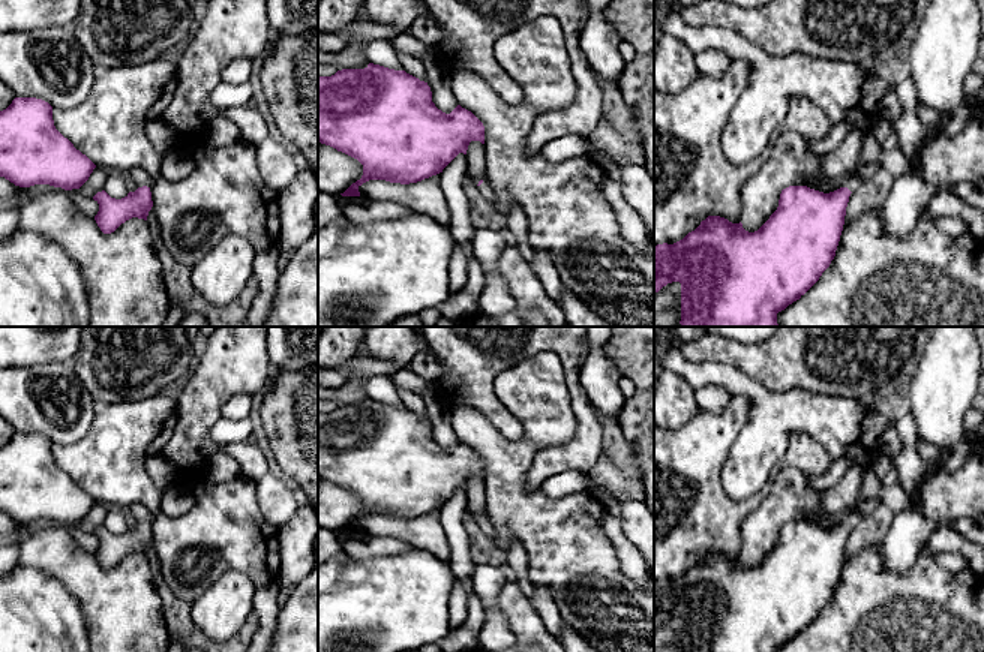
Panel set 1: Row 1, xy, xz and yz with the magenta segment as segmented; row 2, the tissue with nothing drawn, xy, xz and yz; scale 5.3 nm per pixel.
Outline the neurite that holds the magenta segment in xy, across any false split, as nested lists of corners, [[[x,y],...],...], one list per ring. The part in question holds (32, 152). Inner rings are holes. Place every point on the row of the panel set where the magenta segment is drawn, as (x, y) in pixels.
[[[15,97],[0,111],[0,177],[20,187],[80,189],[96,165],[54,126],[52,106]]]

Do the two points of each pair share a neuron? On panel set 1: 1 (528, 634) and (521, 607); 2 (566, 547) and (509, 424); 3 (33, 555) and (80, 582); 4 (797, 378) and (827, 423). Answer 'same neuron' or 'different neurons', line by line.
1: same neuron
2: different neurons
3: same neuron
4: different neurons

